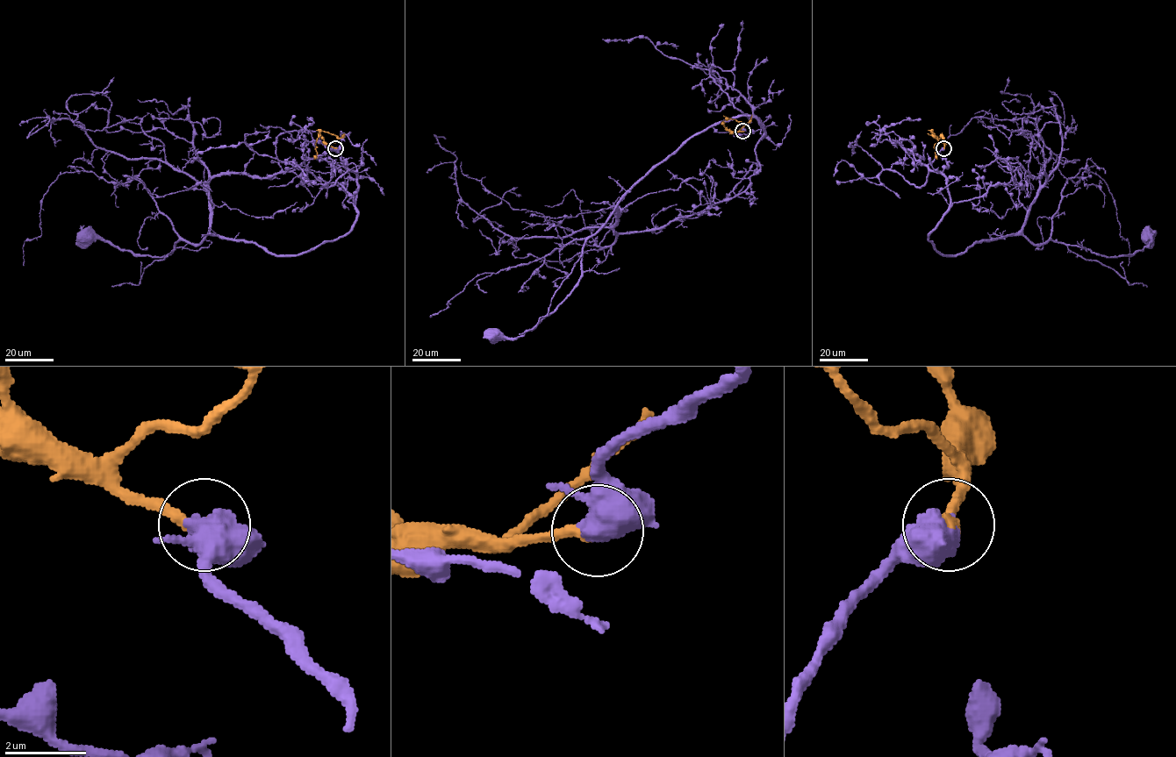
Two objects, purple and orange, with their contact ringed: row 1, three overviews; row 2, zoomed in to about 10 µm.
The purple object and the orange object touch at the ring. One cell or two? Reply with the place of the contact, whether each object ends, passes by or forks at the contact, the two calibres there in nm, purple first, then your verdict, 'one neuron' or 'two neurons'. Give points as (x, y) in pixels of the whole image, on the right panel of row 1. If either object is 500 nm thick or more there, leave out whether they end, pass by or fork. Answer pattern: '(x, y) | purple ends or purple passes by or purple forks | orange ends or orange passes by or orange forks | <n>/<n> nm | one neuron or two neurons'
(943, 148) | 700/360 nm | one neuron

